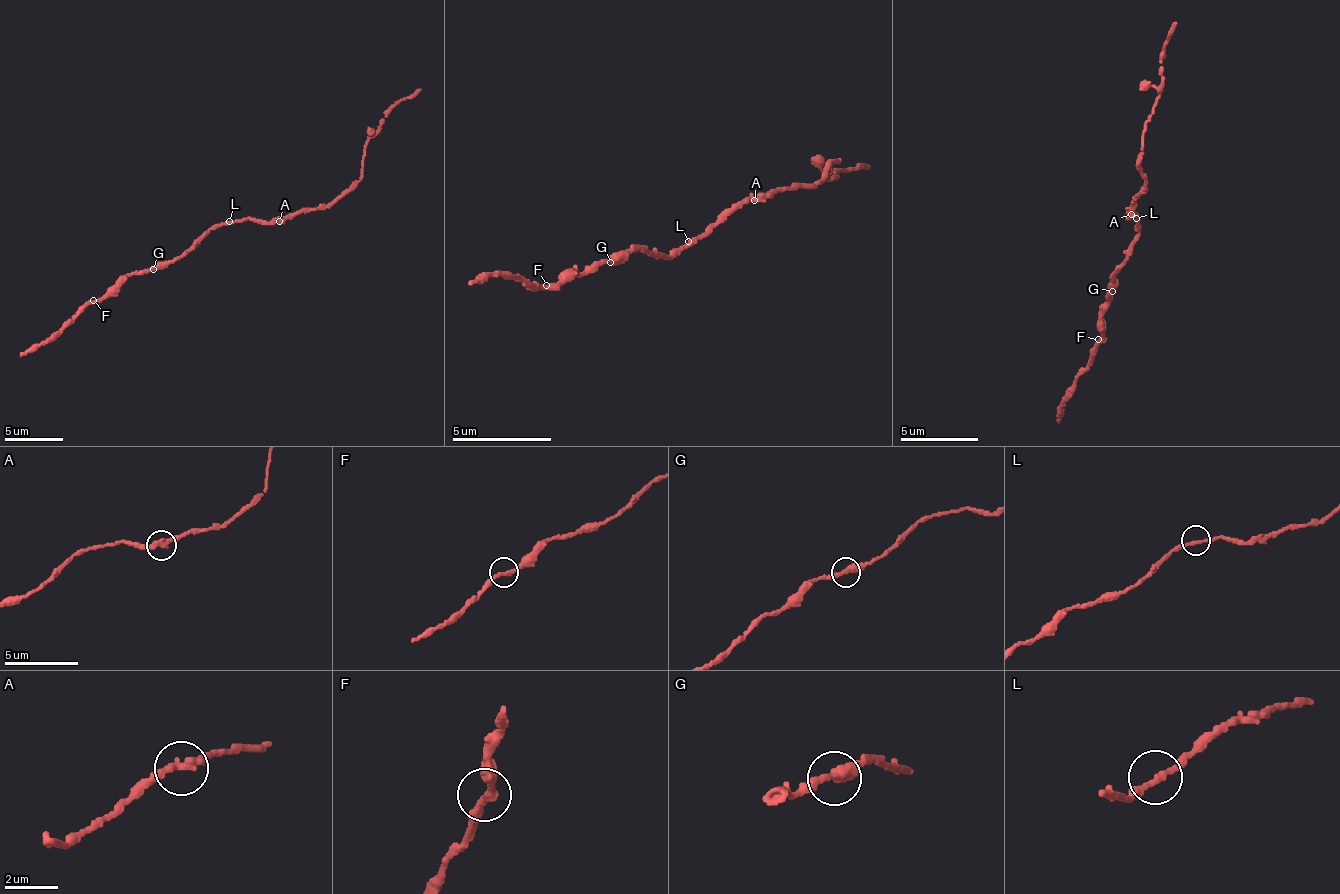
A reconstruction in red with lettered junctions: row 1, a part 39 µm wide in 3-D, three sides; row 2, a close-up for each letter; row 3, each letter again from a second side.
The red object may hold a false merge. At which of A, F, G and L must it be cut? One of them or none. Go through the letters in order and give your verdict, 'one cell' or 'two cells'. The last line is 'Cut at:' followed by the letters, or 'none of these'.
A: one cell
F: one cell
G: one cell
L: one cell
Cut at: none of these

